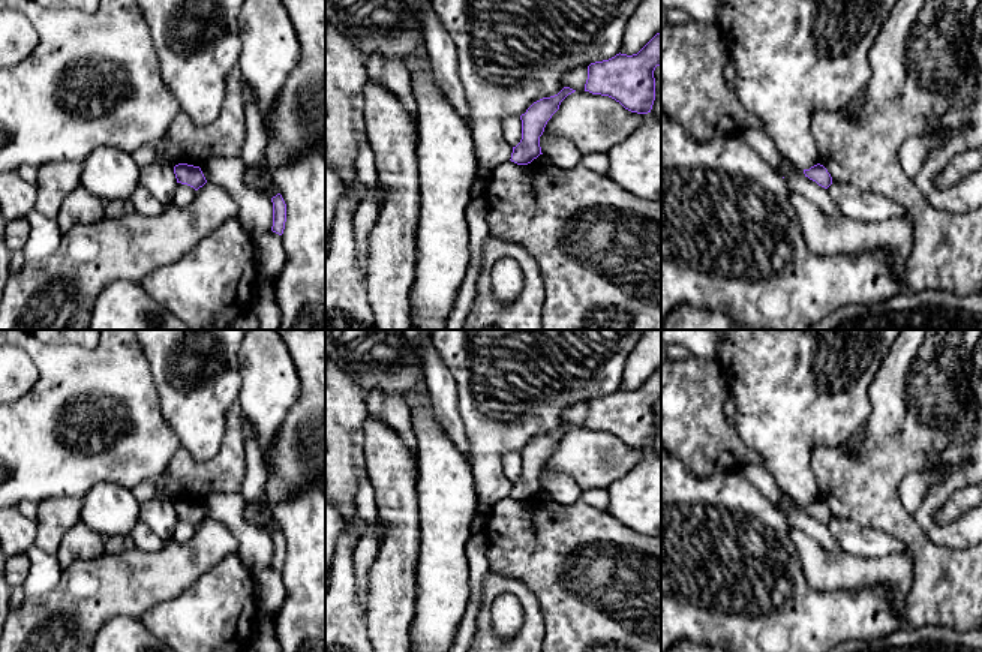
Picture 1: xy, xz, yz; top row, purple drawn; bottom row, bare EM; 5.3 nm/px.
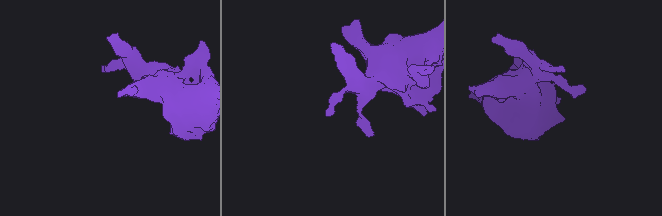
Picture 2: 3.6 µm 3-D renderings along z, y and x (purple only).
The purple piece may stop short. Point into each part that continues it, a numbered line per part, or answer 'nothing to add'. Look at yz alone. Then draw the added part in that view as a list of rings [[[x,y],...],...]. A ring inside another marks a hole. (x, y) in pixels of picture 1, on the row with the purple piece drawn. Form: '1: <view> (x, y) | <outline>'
nothing to add

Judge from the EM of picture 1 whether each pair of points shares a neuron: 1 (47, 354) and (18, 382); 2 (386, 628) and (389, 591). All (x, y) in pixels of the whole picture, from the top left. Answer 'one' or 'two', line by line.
1: two
2: one

